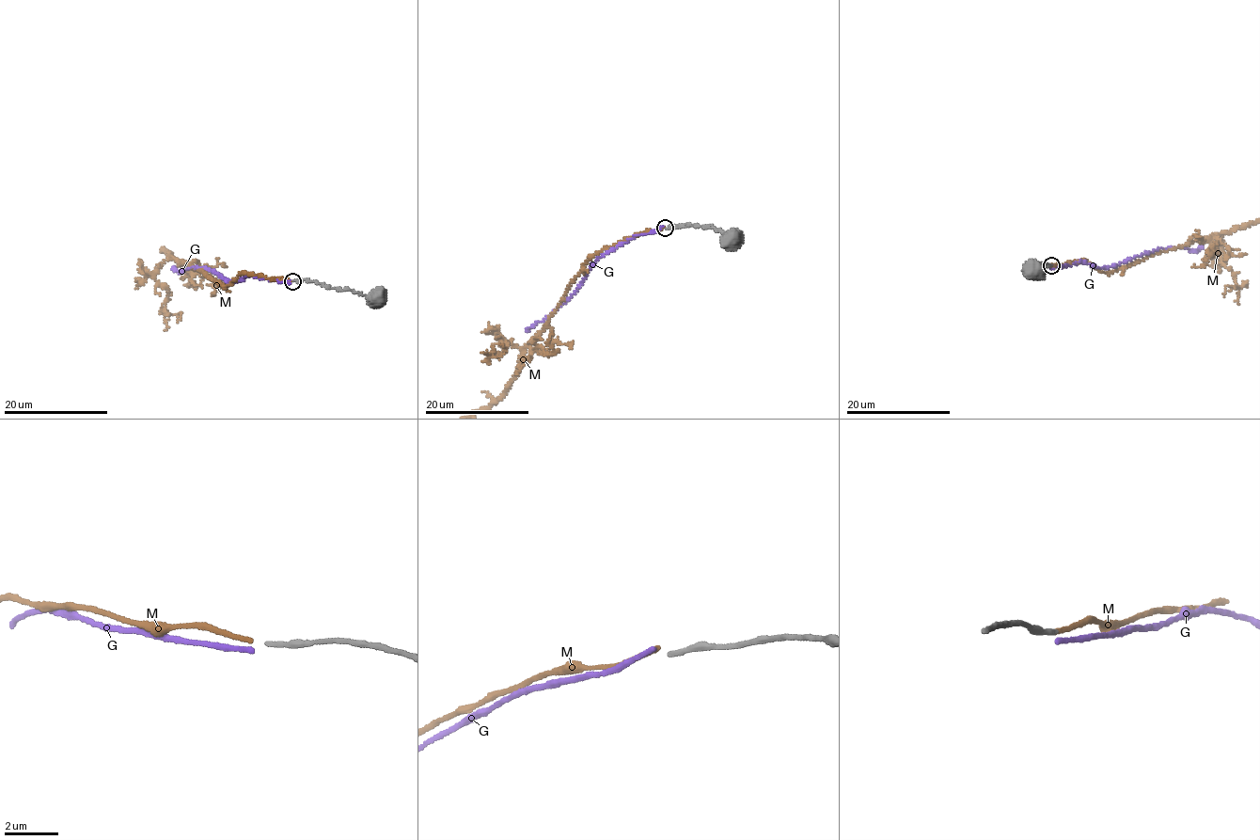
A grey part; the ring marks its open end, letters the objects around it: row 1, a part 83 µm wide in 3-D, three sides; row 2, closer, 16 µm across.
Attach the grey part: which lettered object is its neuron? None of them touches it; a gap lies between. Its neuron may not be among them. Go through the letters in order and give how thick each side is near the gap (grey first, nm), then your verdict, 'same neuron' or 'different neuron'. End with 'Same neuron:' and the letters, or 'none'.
G: calibres 160 and 160 nm; different neuron
M: calibres 160 and 140 nm; same neuron
Same neuron: M

